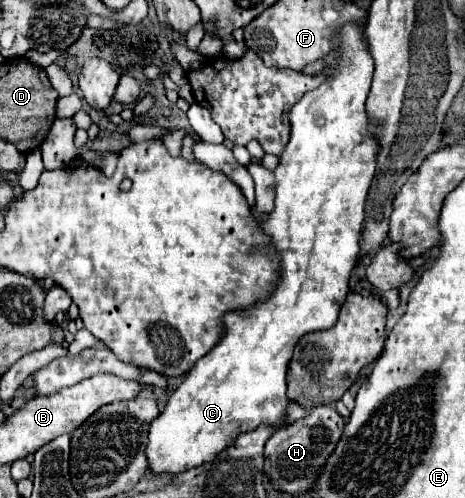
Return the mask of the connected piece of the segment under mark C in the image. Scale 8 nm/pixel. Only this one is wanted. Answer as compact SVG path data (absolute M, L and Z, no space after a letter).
M345 24L343 28L337 30L337 48L335 52L341 56L339 64L331 70L329 78L315 90L307 92L293 108L291 108L291 140L285 148L285 152L281 154L281 162L275 170L275 180L277 180L277 188L275 188L275 208L273 212L261 220L261 228L265 234L271 236L271 246L277 248L279 256L281 256L281 282L277 286L277 290L273 292L273 296L269 300L265 300L263 304L259 302L257 306L253 306L251 310L247 310L245 314L239 312L231 312L225 316L225 334L221 338L221 342L203 358L199 358L195 362L195 366L189 370L189 374L185 376L185 380L179 384L179 388L169 396L165 410L153 420L153 424L149 426L149 442L147 442L147 460L149 460L149 470L153 474L181 474L189 468L197 468L205 462L211 462L221 450L225 450L229 446L229 442L233 442L233 436L241 434L241 432L251 432L257 430L261 424L273 424L273 422L281 422L289 404L289 398L285 394L287 390L287 382L285 382L285 374L287 374L287 364L289 358L293 354L293 348L297 344L297 340L307 334L307 332L315 332L315 330L327 330L337 322L337 312L341 308L341 304L345 302L345 296L349 292L349 274L355 268L357 262L357 254L359 254L359 238L361 238L361 226L363 226L363 218L365 218L365 198L375 174L375 158L377 158L377 142L375 138L369 134L369 118L365 112L365 100L369 94L369 86L371 86L371 76L373 76L373 58L367 50L367 44L363 40L363 30L357 24Z

